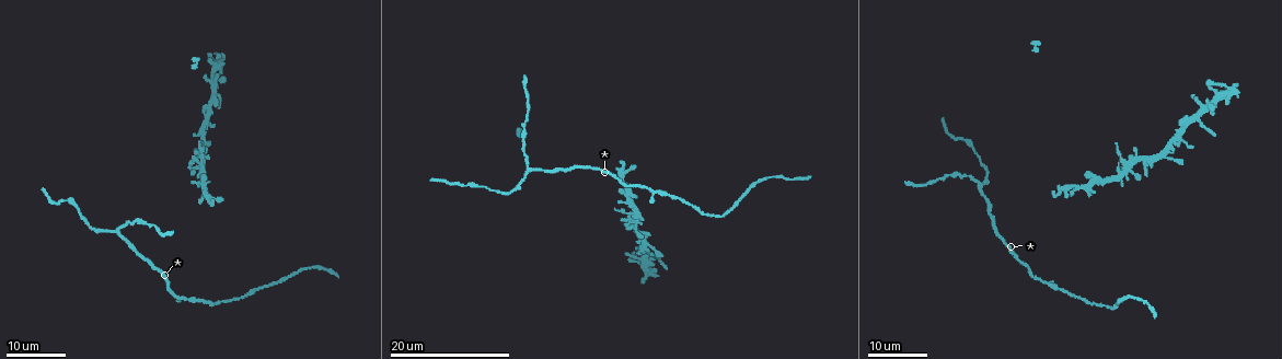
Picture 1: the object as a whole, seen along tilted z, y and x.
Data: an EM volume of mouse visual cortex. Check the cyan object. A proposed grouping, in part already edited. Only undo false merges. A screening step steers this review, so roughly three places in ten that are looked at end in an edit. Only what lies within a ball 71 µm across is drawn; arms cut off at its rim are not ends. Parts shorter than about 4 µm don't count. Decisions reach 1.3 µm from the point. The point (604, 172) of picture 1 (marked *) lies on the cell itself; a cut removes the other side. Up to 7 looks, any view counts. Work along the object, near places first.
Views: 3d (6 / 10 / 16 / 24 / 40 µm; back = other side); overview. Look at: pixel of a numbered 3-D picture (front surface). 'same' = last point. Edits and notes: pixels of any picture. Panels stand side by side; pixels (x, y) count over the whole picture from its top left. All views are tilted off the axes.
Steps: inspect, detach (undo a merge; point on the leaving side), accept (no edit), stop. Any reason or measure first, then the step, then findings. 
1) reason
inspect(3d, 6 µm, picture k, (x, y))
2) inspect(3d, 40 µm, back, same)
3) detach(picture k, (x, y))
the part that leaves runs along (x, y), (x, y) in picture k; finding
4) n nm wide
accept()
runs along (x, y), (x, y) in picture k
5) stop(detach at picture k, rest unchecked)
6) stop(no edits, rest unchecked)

inspect(3d, 24 µm, picture 1, (525, 171))

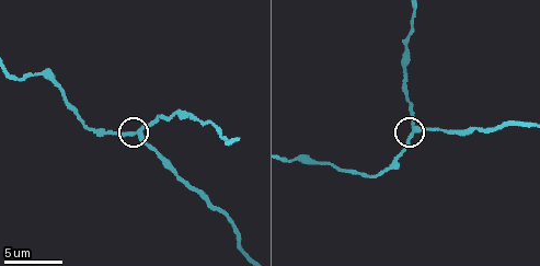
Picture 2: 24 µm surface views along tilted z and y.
zoom in
inspect(3d, 6 µm, picture 2, (411, 135))

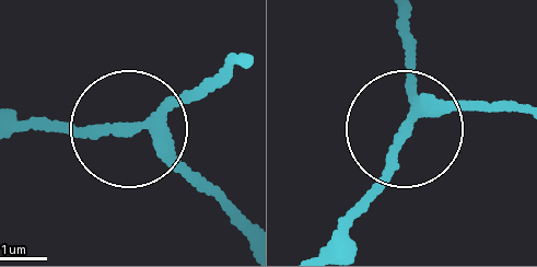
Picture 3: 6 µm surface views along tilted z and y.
inspect(3d, 6 µm, back, picture 3, (408, 129))

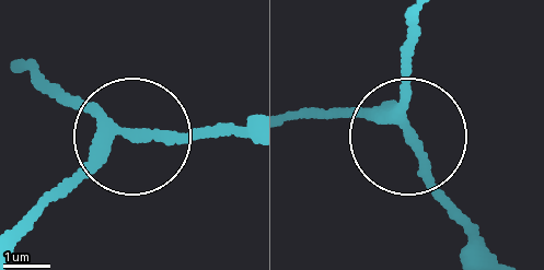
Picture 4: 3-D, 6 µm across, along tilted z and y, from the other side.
250 nm wide
accept()
runs along (20, 237), (124, 137), (62, 89) in picture 4; continuous, no second cell

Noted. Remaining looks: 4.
three arms meet
inspect(3d, 16 µm, picture 1, (200, 154))

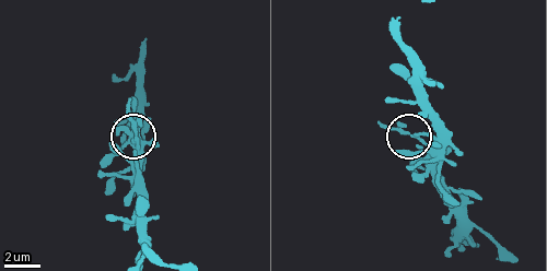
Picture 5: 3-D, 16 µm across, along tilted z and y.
inspect(3d, 10 µm, picture 5, (139, 140))

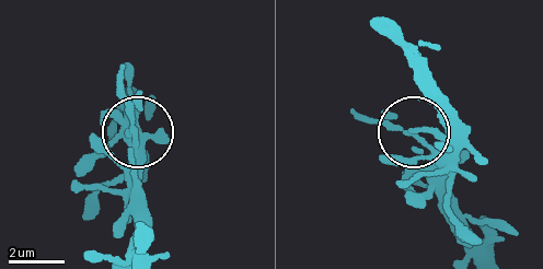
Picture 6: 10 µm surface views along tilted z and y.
accept()
continuous, no second cell

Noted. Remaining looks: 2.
narrows sharply
inspect(3d, 16 µm, picture 1, (1133, 297))

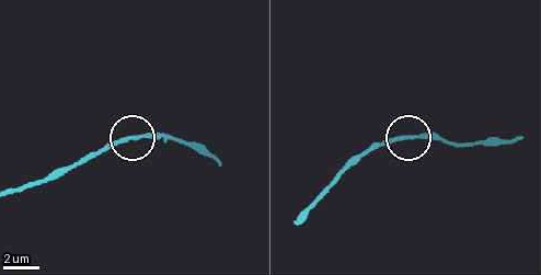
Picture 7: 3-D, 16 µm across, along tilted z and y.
inspect(3d, 6 µm, picture 7, (137, 139))

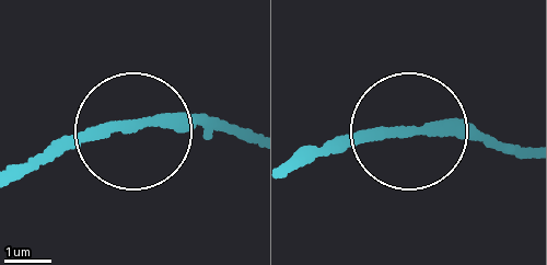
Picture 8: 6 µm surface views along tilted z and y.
190 nm wide
accept()
continuous, no second cell

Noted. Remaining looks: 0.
stop(no edits, rest unchecked)

